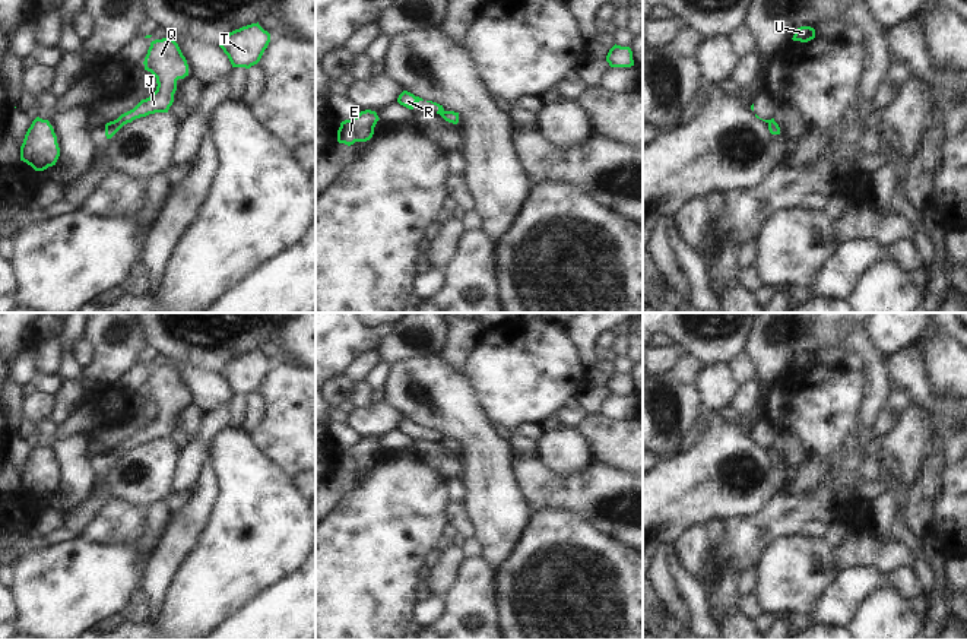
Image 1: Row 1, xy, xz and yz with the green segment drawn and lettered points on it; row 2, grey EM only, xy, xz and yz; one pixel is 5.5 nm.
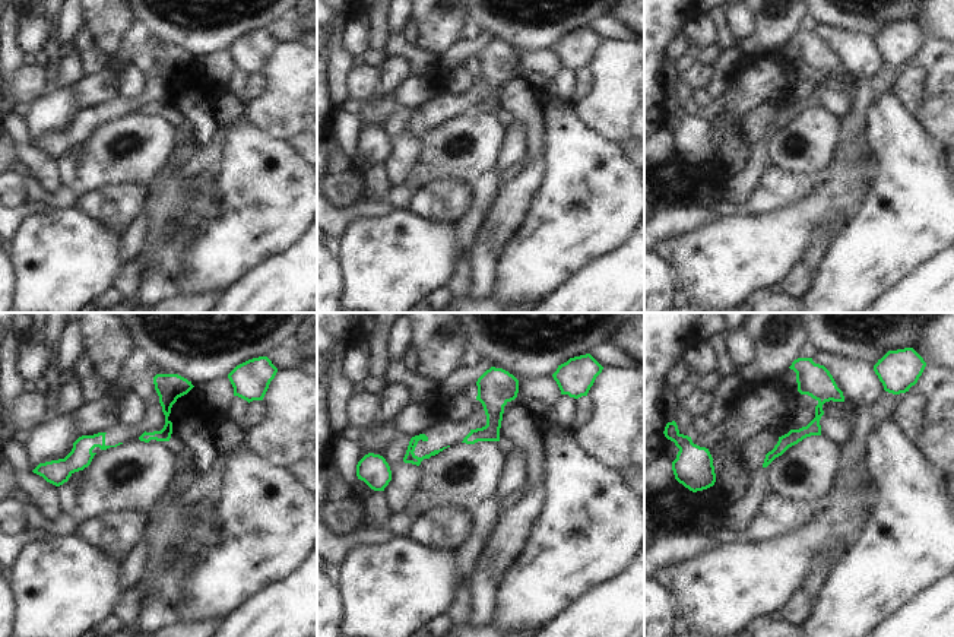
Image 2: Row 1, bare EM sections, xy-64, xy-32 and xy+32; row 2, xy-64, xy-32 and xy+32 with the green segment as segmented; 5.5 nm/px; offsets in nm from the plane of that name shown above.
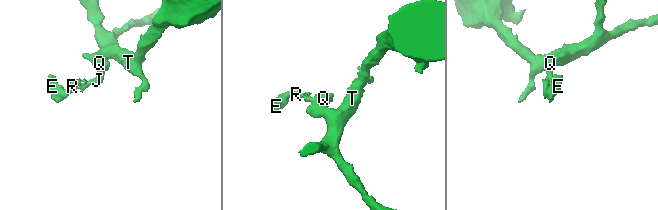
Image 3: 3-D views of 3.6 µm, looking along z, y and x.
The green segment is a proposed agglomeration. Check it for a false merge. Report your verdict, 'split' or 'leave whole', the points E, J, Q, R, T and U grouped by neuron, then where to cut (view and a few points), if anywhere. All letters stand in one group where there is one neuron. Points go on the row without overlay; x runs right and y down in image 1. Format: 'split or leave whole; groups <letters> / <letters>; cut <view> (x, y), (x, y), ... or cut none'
split; groups E R / J Q T U; cut xy (114, 449), (105, 455)

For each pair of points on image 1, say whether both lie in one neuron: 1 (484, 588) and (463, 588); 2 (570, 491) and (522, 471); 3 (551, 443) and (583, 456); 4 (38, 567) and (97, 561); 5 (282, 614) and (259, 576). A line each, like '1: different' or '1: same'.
1: same
2: same
3: same
4: same
5: different

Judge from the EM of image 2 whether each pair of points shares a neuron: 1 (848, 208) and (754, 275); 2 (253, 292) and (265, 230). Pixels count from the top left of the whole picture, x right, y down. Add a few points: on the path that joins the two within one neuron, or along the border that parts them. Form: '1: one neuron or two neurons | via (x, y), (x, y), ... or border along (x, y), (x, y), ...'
1: one neuron | via (823, 205), (775, 250)
2: two neurons | border along (289, 247), (254, 265), (233, 285)

